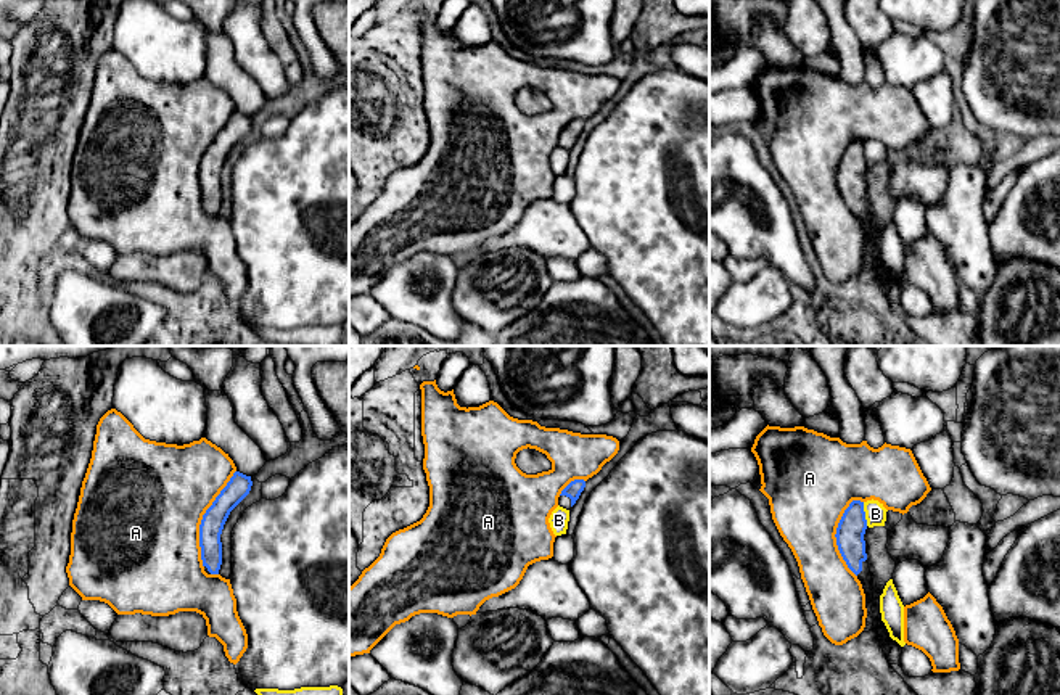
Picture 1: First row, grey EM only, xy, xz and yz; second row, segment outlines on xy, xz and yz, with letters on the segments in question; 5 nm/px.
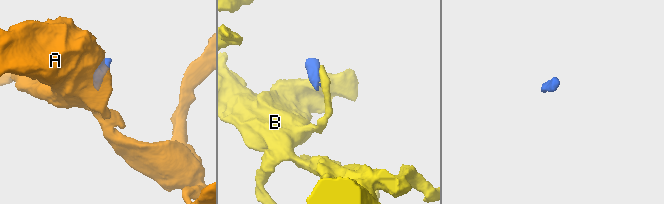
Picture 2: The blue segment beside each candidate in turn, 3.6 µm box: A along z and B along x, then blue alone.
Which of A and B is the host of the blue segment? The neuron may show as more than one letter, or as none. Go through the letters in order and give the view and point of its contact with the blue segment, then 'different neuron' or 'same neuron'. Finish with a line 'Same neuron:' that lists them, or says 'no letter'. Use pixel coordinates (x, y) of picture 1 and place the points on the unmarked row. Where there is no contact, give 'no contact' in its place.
A: contact xy (203, 158); different neuron
B: contact yz (864, 153); different neuron
Same neuron: no letter

